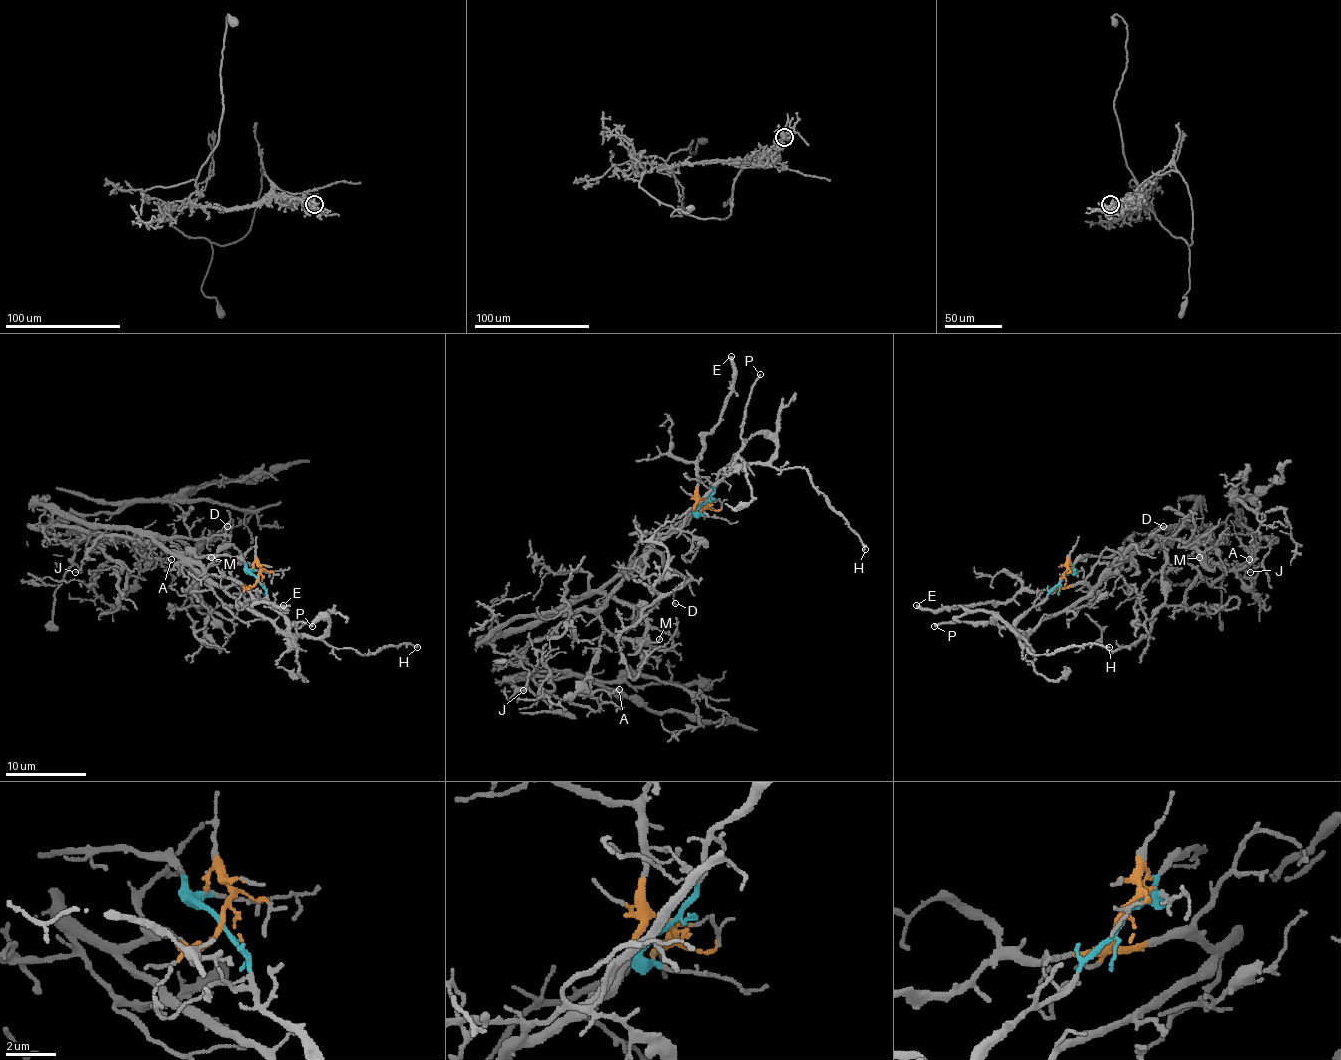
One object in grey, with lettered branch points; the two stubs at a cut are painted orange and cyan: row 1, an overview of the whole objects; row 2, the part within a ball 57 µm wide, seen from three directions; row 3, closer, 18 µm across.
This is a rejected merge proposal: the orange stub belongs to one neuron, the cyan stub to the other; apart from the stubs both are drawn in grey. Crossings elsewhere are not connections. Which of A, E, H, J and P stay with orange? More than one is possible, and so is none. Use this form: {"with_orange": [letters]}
{"with_orange": ["E", "H"]}

